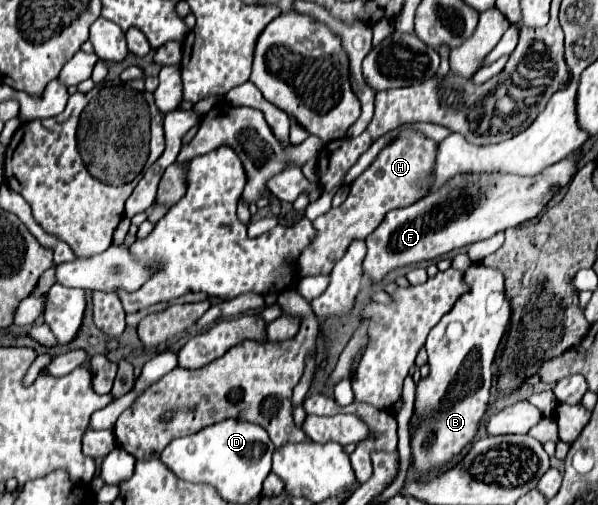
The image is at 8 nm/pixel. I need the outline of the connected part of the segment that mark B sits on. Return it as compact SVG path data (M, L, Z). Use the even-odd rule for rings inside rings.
M470 264L466 270L466 280L472 284L472 292L464 294L456 308L440 320L432 328L426 340L426 350L428 350L428 364L430 364L430 376L420 380L416 384L416 412L420 414L420 424L412 432L412 458L414 458L414 468L420 472L428 472L432 468L442 466L460 450L474 440L478 426L486 414L486 406L490 400L490 380L492 380L492 360L498 348L500 338L504 336L508 324L510 324L510 300L504 294L504 274L498 268L490 268L484 264Z

